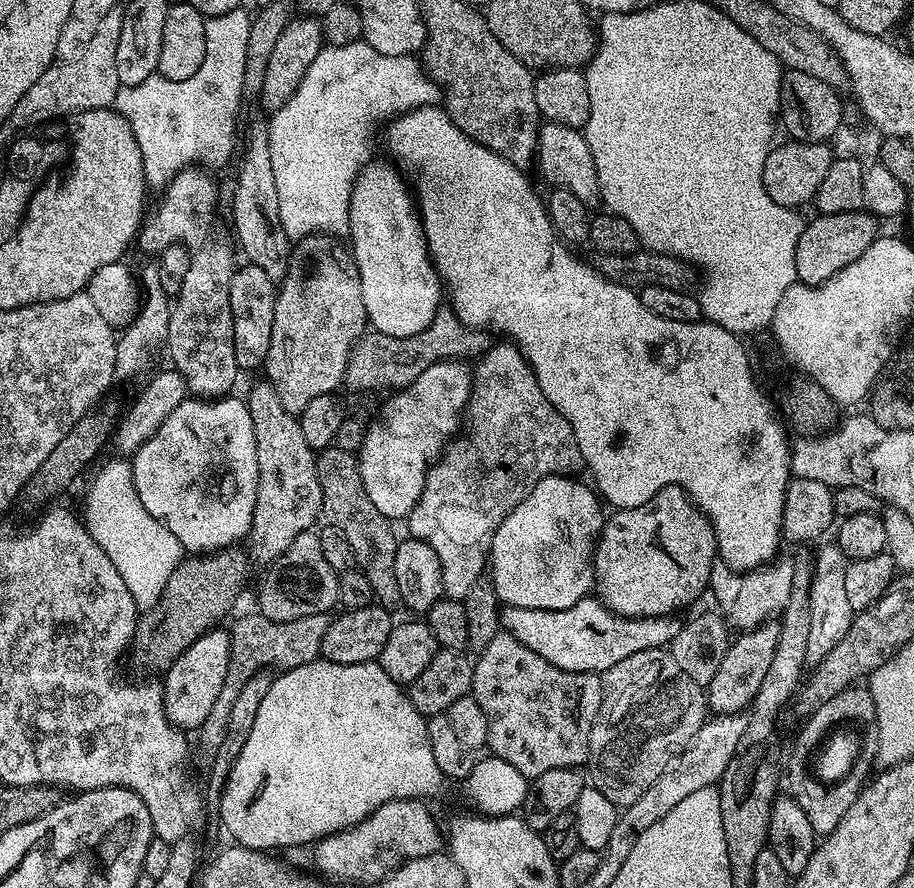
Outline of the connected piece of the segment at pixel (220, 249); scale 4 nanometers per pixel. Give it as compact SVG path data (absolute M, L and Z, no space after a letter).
M200 166L187 167L182 169L159 193L160 201L156 205L151 205L150 211L143 217L140 229L138 231L138 244L144 252L153 252L159 254L164 248L172 245L183 245L187 248L189 254L188 273L184 279L180 293L174 297L172 304L172 321L168 327L168 339L166 341L166 352L168 348L168 356L173 360L175 371L181 372L184 375L184 382L188 387L189 393L196 398L223 398L233 391L232 387L236 384L236 375L238 369L236 359L234 358L234 318L230 314L230 278L236 269L236 261L234 262L234 254L230 245L224 241L224 236L220 233L220 228L216 225L216 184L212 181L213 173L205 170Z

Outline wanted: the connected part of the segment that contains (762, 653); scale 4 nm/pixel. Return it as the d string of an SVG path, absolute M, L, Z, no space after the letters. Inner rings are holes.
M773 618L764 621L754 629L741 631L731 641L726 650L726 658L714 673L714 678L706 686L706 704L717 716L735 716L743 713L751 705L753 698L762 687L766 678L766 669L774 658L774 650L778 650L779 619Z

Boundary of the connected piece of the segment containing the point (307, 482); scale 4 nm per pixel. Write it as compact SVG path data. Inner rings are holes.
M267 382L254 385L248 396L246 395L246 403L250 410L250 422L254 422L254 446L258 458L258 490L254 502L252 530L246 537L246 551L253 565L267 566L284 553L286 546L290 546L290 542L294 542L298 534L313 527L316 516L318 520L321 515L322 492L318 486L314 449L306 442L306 438L302 438L299 419L288 412L282 402L278 402L274 386Z

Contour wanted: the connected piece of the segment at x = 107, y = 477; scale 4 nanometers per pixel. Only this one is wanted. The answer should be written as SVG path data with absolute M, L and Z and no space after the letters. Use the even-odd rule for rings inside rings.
M124 458L116 459L120 460L102 465L100 473L93 478L84 500L82 519L94 542L106 550L106 558L110 558L118 574L122 574L122 582L126 582L126 590L130 590L137 609L147 610L162 598L170 574L180 565L182 549L178 538L170 534L164 522L151 516L146 506L142 506L134 490L131 463Z

